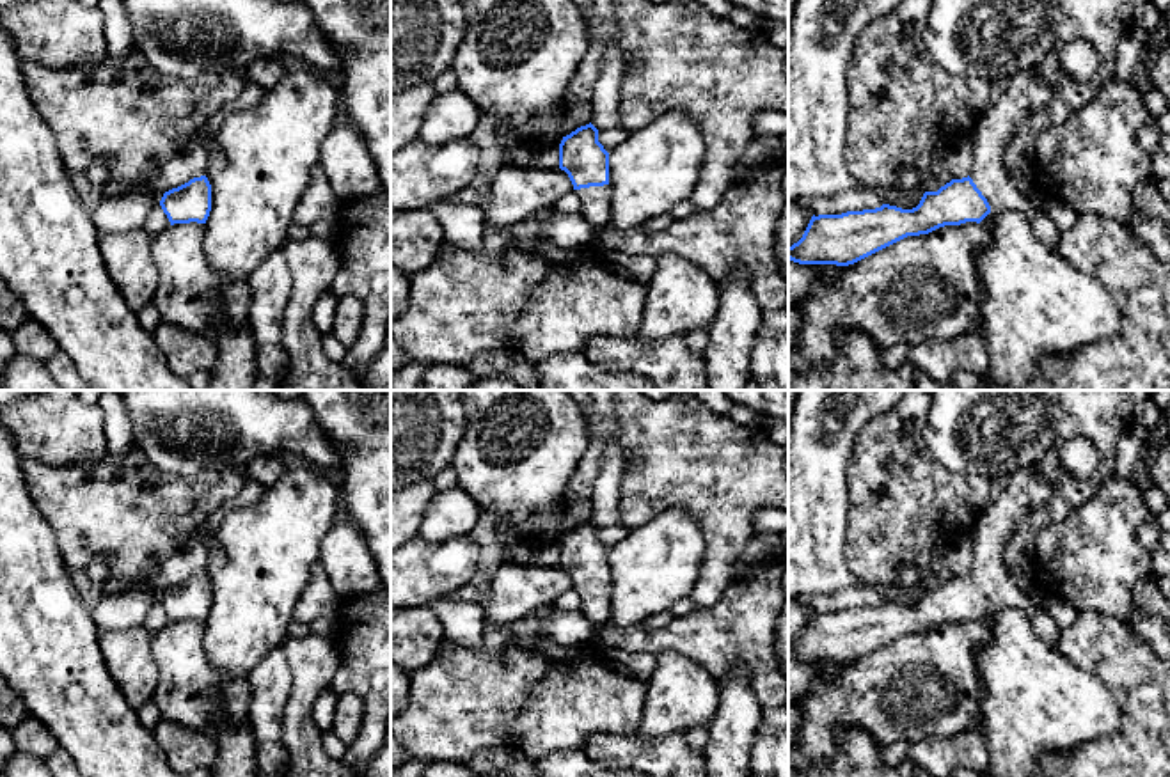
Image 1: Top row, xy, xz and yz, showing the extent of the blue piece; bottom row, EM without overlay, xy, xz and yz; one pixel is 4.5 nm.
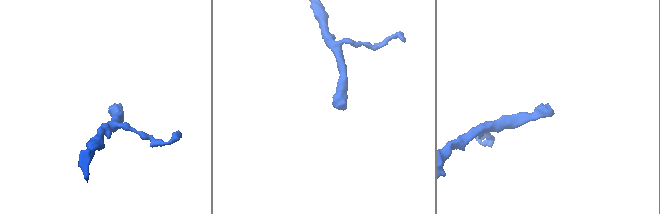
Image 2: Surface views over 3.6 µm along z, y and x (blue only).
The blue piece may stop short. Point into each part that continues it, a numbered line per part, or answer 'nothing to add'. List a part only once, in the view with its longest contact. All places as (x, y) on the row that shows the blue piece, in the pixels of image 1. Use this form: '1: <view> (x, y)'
1: xz (595, 201)

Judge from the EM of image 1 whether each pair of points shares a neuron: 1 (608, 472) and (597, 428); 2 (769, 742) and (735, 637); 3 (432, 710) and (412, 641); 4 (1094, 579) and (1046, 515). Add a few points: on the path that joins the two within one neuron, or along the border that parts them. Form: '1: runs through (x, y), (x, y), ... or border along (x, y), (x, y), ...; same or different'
1: runs through (609, 462), (608, 439); same
2: runs through (769, 715), (769, 685), (762, 664); same
3: border along (434, 659), (411, 673); different
4: border along (1087, 501), (1039, 533), (1032, 559); different

